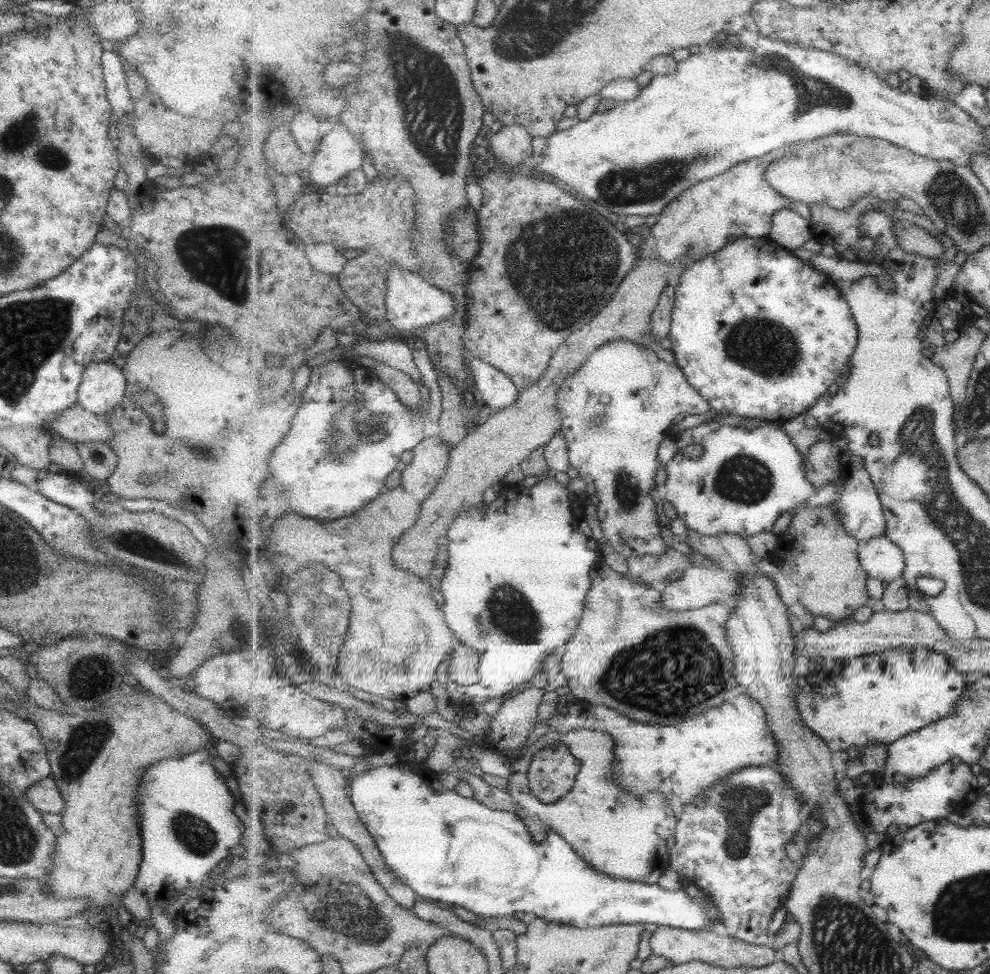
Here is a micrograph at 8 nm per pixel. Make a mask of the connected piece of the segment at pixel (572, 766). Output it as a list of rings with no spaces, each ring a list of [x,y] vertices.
[[[562,740],[545,745],[534,754],[528,772],[531,793],[546,803],[563,798],[573,789],[581,767],[581,761]]]

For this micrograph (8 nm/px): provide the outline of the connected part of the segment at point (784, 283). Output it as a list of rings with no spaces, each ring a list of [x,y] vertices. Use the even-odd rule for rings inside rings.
[[[769,235],[763,238],[737,238],[730,242],[723,250],[708,254],[705,258],[695,261],[682,272],[679,284],[676,287],[676,305],[672,317],[672,329],[669,339],[671,349],[675,353],[676,364],[686,374],[687,380],[703,395],[703,398],[710,402],[711,408],[715,412],[725,412],[735,416],[759,418],[764,421],[785,422],[789,419],[808,412],[808,410],[820,399],[823,398],[827,390],[839,380],[839,376],[845,372],[854,356],[855,349],[858,348],[859,332],[857,324],[853,320],[851,308],[847,300],[837,290],[835,280],[829,275],[817,271],[809,261],[789,253],[789,249],[775,242]]]

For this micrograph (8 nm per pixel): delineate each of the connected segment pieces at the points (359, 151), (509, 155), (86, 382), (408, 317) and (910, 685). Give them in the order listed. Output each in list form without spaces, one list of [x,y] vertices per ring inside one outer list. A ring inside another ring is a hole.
[[[339,122],[321,136],[317,150],[307,160],[307,170],[314,185],[330,189],[351,171],[363,166],[364,147],[357,142],[349,128]]]
[[[523,124],[505,125],[492,135],[490,154],[493,162],[505,168],[515,168],[525,158],[533,156],[533,136]]]
[[[108,361],[94,362],[83,369],[76,404],[96,416],[111,412],[126,393],[126,380],[119,368]]]
[[[399,263],[389,267],[387,292],[385,294],[386,324],[398,331],[417,330],[433,323],[450,319],[455,314],[456,302],[453,295],[424,279],[420,274],[413,274]]]
[[[927,647],[884,650],[844,659],[839,668],[823,674],[809,672],[798,676],[798,709],[804,723],[835,752],[855,747],[860,752],[874,744],[891,744],[909,733],[929,726],[956,712],[958,701],[968,689],[963,671],[956,669],[949,656]]]

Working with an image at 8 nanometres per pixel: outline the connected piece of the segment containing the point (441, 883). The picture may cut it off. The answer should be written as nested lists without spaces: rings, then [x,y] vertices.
[[[405,761],[403,766],[384,765],[373,767],[363,772],[361,775],[352,778],[350,781],[350,799],[359,813],[360,819],[365,823],[369,832],[375,838],[377,846],[380,848],[385,862],[407,883],[418,895],[425,900],[438,904],[455,904],[461,908],[471,909],[471,912],[480,914],[486,921],[490,917],[511,917],[514,912],[532,912],[536,918],[544,918],[551,922],[564,922],[577,928],[597,928],[599,926],[609,926],[611,924],[637,924],[653,923],[655,925],[674,926],[687,930],[707,929],[711,925],[717,926],[722,930],[722,916],[719,909],[714,905],[710,896],[704,896],[702,900],[697,900],[685,888],[665,890],[659,884],[647,884],[635,882],[627,879],[610,877],[603,871],[597,870],[591,863],[588,863],[571,845],[563,838],[562,834],[557,834],[552,828],[545,834],[540,842],[533,840],[526,822],[515,812],[506,810],[495,810],[490,806],[484,805],[475,797],[459,796],[457,792],[445,788],[438,779],[438,773],[431,770],[423,763]]]

